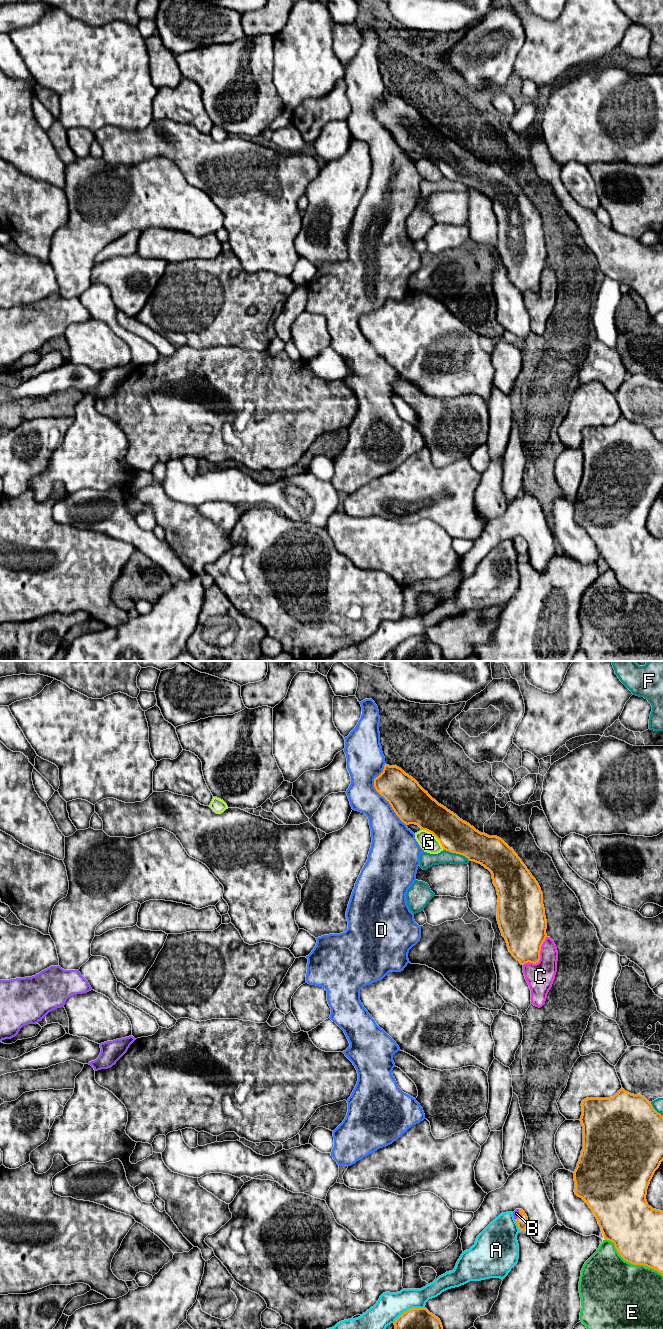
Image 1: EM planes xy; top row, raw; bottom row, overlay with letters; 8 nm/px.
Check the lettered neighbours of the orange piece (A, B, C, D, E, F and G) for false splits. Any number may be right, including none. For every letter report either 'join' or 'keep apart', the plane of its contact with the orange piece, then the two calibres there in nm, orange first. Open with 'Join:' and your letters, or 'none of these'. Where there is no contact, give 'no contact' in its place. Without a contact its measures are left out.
Join: B
A: keep apart; contact in xy; calibres 180 and 220 nm
B: join; contact in xy; calibres 90 and 50 nm
C: keep apart; contact in xy; calibres 360 and 220 nm
D: keep apart; contact in xy; calibres 300 and 240 nm
E: keep apart; contact in xy; calibres 420 and 500 nm
F: keep apart; contact in xy; calibres 280 and 120 nm
G: keep apart; contact in xy; calibres 280 and 150 nm

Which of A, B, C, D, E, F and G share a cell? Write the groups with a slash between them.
A / B / C / D / E / F / G

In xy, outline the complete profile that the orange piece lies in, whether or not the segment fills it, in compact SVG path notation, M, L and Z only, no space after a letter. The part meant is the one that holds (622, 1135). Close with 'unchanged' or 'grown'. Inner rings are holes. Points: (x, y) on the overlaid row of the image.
M620 1089L610 1098L586 1098L581 1103L582 1115L580 1118L583 1126L583 1149L574 1173L575 1194L582 1198L594 1213L603 1233L604 1239L614 1243L619 1255L633 1265L644 1265L663 1275L663 1211L653 1209L646 1200L647 1189L650 1181L663 1161L663 1116L658 1113L644 1096L631 1094Z; unchanged

